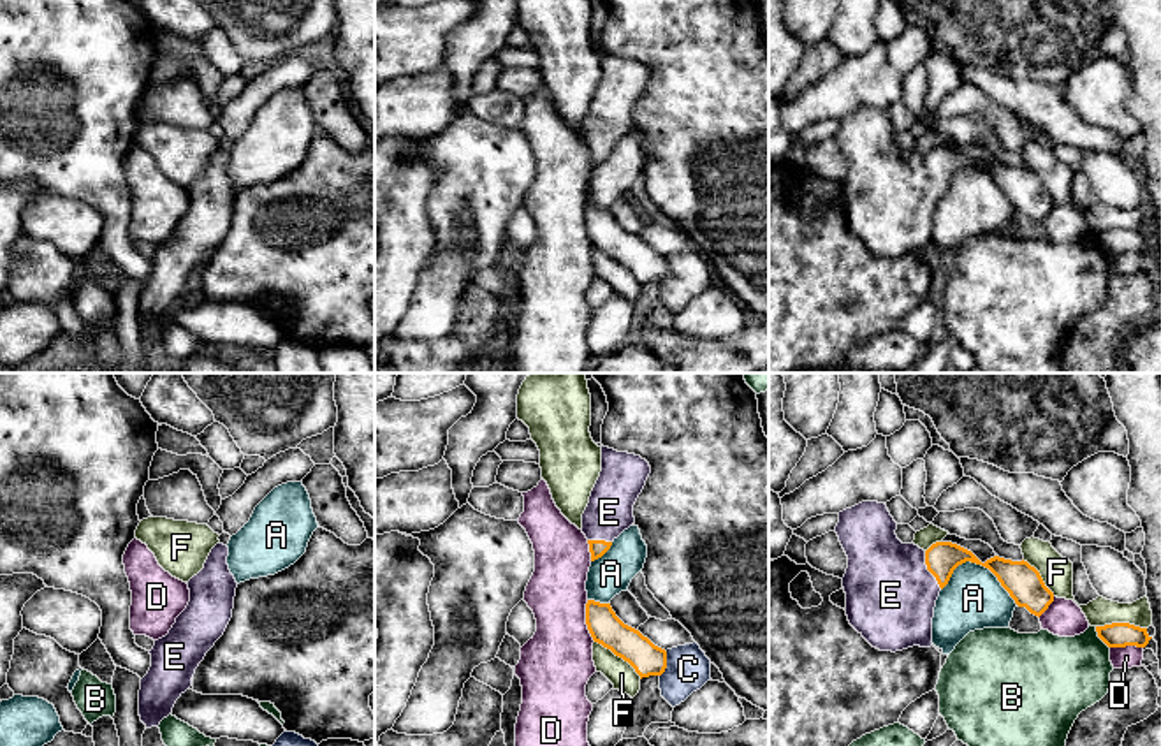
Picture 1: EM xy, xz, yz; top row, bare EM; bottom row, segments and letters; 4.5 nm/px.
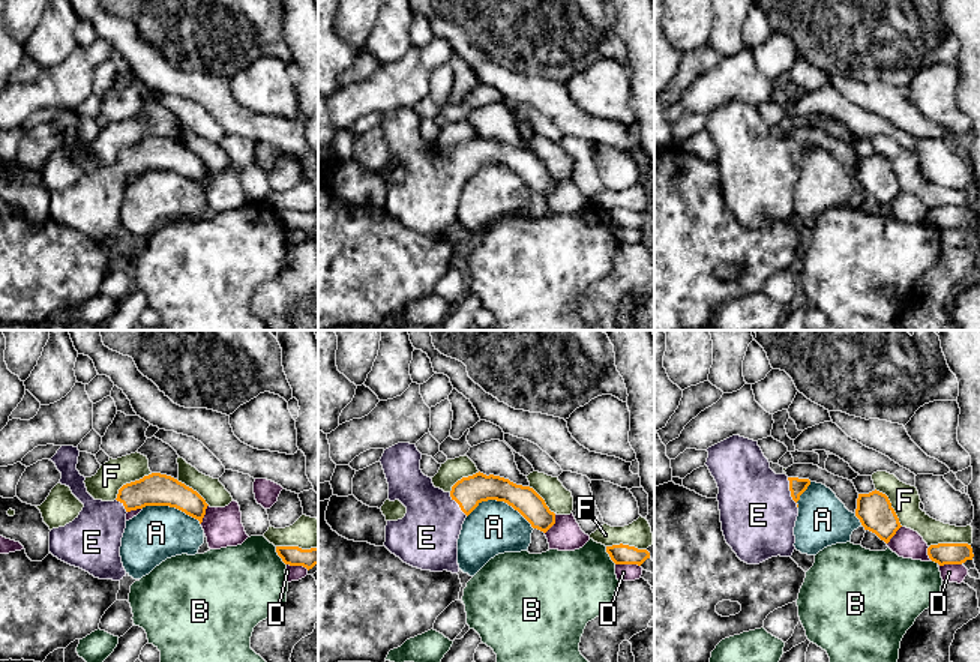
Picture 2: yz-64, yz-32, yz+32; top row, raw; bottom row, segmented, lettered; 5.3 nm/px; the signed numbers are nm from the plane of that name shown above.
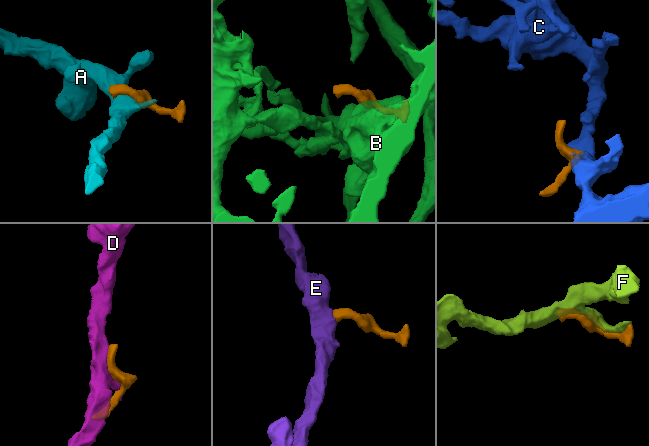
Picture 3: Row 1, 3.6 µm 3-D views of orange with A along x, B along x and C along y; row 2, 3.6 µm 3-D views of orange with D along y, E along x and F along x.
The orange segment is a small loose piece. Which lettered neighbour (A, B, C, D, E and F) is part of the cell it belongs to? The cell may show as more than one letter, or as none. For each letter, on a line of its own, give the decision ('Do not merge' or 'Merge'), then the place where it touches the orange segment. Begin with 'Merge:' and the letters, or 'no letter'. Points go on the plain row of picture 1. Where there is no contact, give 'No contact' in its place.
Merge: E
A: Do not merge. Touches orange at yz (980, 169)
B: Do not merge. Touches orange at yz (1100, 243)
C: Do not merge. Touches orange at xz (665, 270)
D: Do not merge. Touches orange at xz (586, 227)
E: Merge. Touches orange at yz (927, 175)
F: Do not merge. Touches orange at yz (1121, 229)

